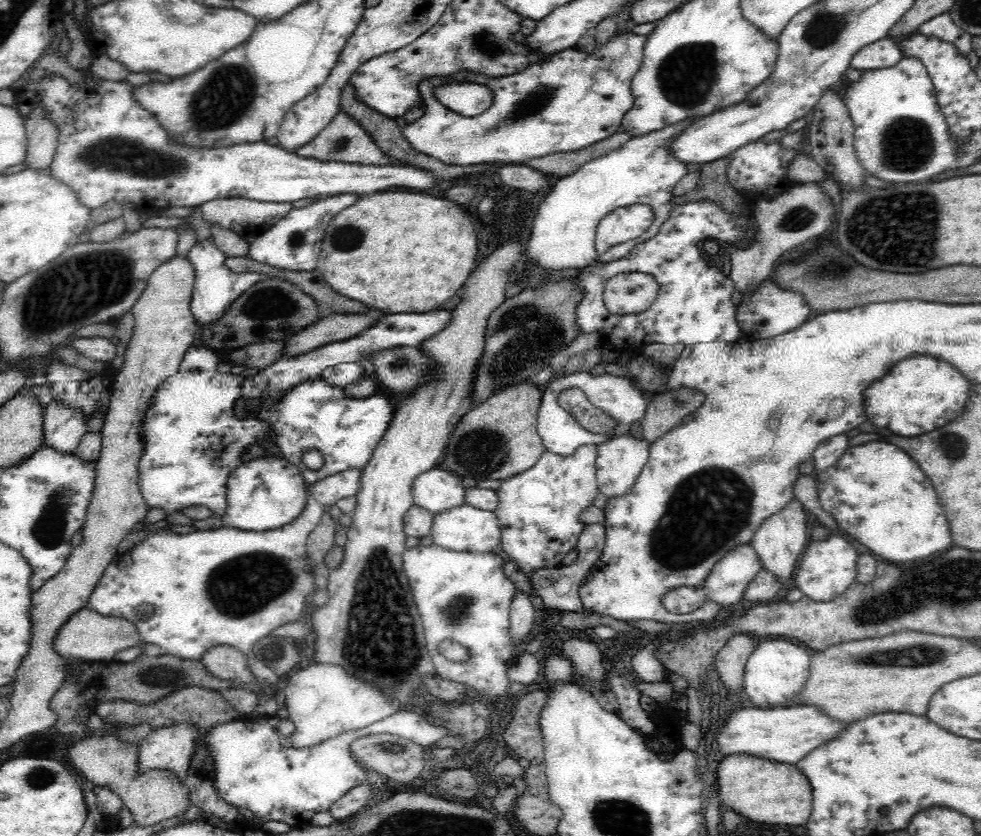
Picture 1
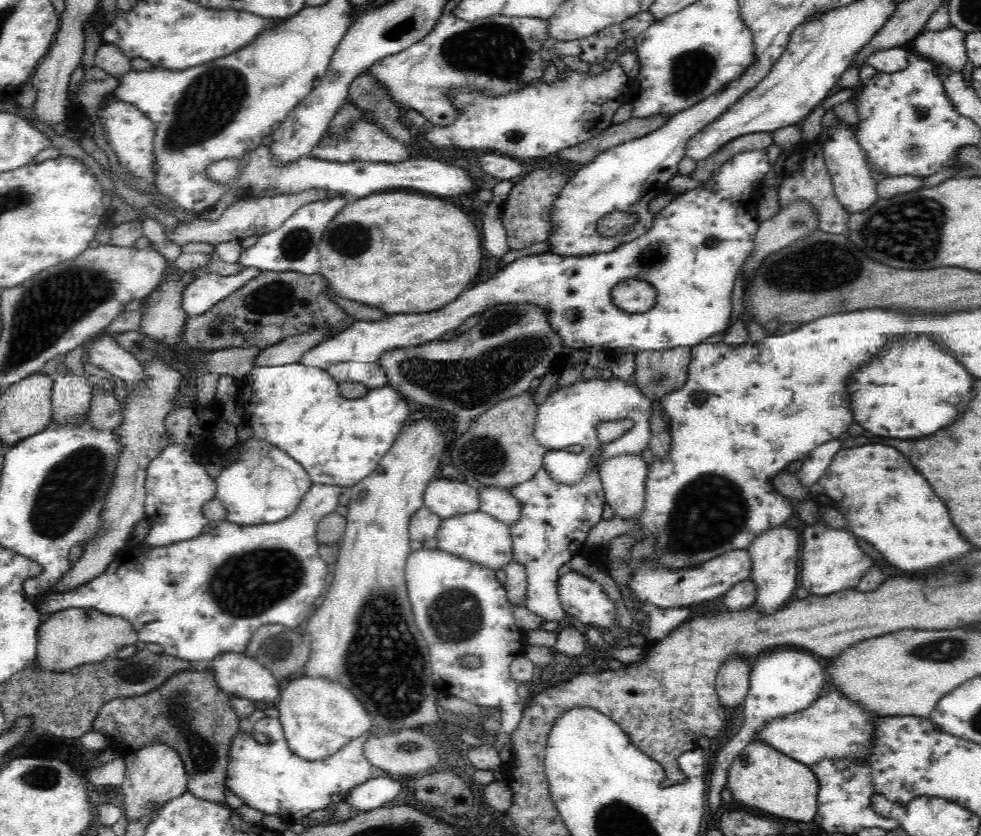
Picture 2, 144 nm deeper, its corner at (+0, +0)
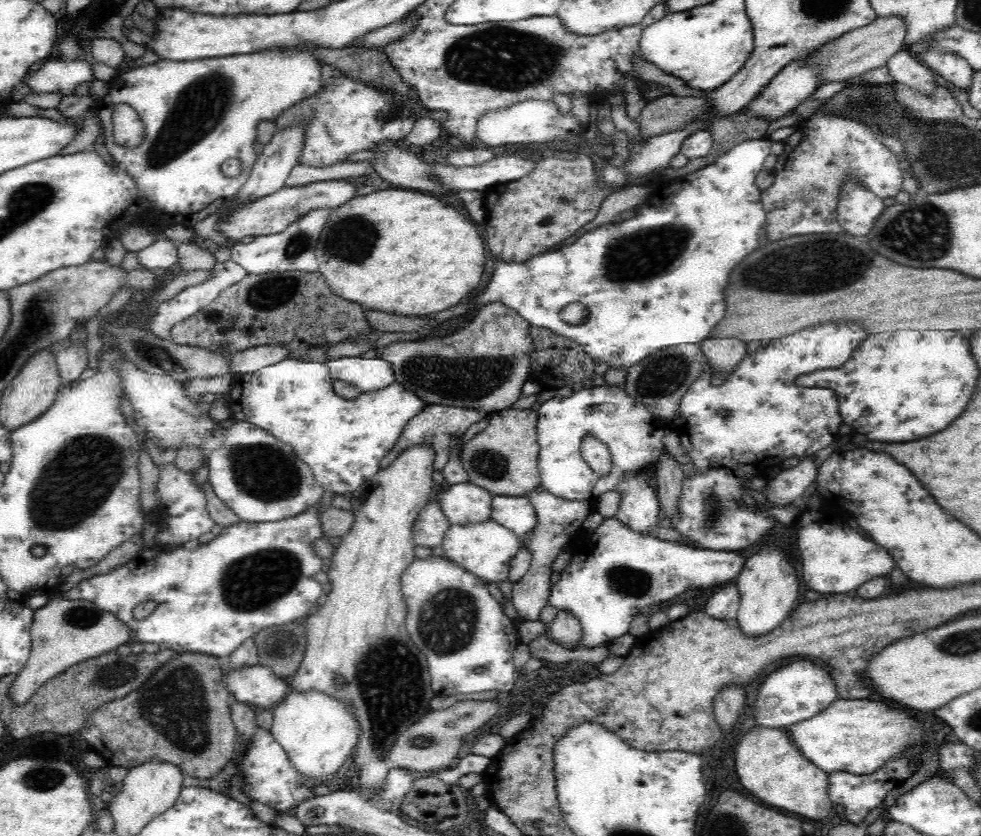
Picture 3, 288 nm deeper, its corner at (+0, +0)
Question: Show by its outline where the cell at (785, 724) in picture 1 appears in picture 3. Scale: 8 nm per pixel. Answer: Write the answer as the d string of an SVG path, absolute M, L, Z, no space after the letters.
M838 698L838 700L834 700L834 704L830 704L826 710L818 712L810 720L790 724L790 726L786 726L786 730L788 730L788 738L792 740L792 744L798 746L798 752L810 764L816 764L816 768L820 768L824 774L832 774L832 772L848 772L848 774L858 774L858 776L870 774L870 772L876 772L878 768L882 768L882 764L886 764L886 760L894 760L902 752L912 752L914 746L920 748L926 742L924 730L918 720L908 716L898 706L892 706L878 698L866 698L866 700Z

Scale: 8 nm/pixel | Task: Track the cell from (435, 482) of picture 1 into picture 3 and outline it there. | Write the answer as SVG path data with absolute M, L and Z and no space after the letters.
M476 484L442 486L436 490L434 500L452 526L470 526L492 520L492 494Z

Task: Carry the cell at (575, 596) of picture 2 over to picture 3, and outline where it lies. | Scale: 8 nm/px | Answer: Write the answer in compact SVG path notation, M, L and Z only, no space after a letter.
M618 518L604 520L584 546L576 546L562 578L550 590L550 606L576 616L582 626L582 640L572 650L608 646L614 638L626 636L634 616L652 604L674 600L686 588L718 588L734 582L744 570L744 556L720 550L690 548L680 542L666 542L654 536L640 536Z

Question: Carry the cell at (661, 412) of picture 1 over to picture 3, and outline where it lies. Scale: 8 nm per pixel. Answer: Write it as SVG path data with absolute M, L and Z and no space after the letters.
M666 448L660 454L654 470L656 470L656 478L658 478L658 500L662 504L662 512L664 512L666 524L668 524L678 510L678 496L682 494L684 474L682 474L680 464L674 460L672 454L668 454Z

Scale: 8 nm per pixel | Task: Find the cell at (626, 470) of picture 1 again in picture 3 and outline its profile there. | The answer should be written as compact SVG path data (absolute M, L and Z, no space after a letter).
M646 472L626 474L618 482L614 492L620 494L618 520L624 522L636 534L650 536L652 528L660 528L658 524L660 504L658 504L656 492L650 488L644 474Z

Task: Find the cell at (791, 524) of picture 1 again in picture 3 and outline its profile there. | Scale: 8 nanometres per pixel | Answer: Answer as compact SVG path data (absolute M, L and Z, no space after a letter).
M768 546L762 548L756 556L752 556L744 570L734 578L734 584L740 590L740 608L738 608L738 624L742 628L742 634L746 638L752 636L764 636L772 632L774 628L780 628L780 624L794 612L796 608L796 594L798 594L798 582L796 576L796 564L780 546Z

